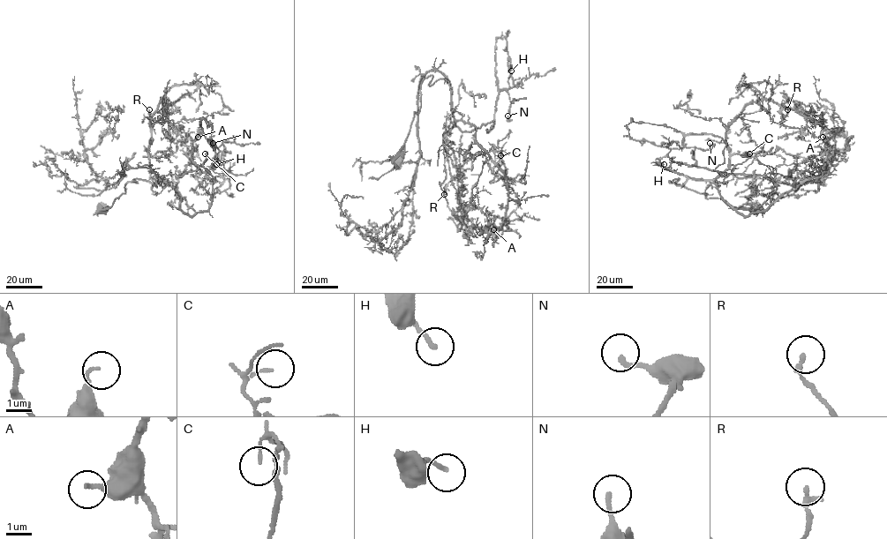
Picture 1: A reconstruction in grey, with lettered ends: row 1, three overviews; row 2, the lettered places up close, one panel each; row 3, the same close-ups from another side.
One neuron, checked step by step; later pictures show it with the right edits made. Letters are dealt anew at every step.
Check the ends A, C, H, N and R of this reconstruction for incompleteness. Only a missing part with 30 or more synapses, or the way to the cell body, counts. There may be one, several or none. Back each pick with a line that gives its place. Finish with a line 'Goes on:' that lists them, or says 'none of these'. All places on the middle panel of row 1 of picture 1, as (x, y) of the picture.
Goes on: none of these

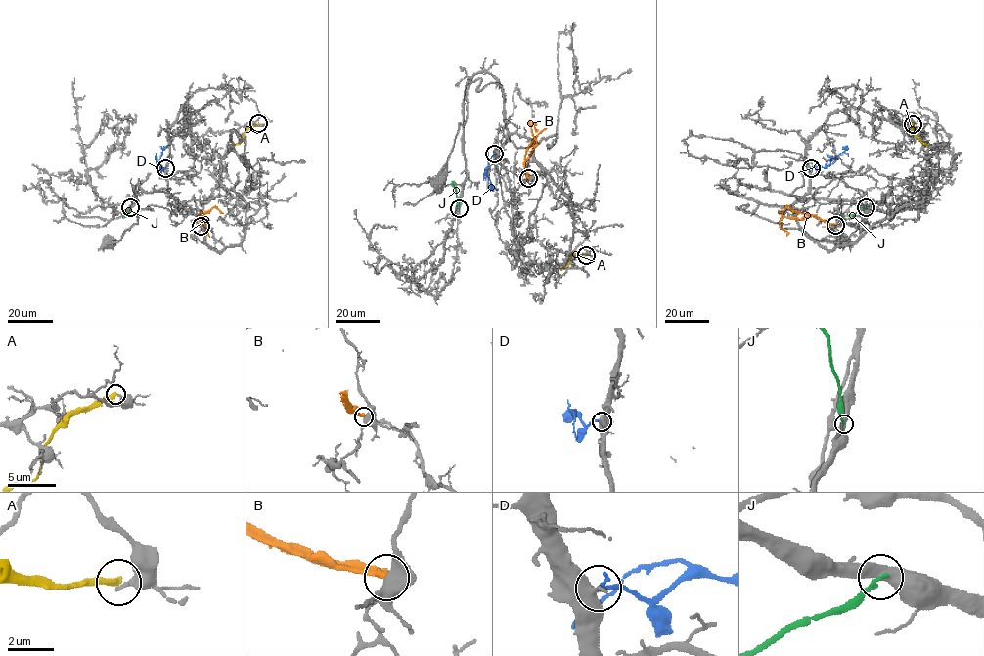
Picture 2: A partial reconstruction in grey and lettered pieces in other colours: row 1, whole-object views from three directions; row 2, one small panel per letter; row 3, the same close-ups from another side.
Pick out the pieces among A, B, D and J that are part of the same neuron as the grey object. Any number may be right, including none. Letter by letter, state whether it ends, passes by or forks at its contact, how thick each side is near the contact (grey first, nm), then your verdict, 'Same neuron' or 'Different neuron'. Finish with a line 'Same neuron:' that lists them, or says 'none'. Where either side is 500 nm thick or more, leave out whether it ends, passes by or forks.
A: It ends there. Thickness 240 nm (grey) against 320 nm. Different neuron
B: It ends there. Thickness 480 nm (grey) against 340 nm. Different neuron
D: Thickness 550 nm (grey) against 200 nm. Same neuron
J: Thickness 500 nm (grey) against 190 nm. Different neuron
Same neuron: D

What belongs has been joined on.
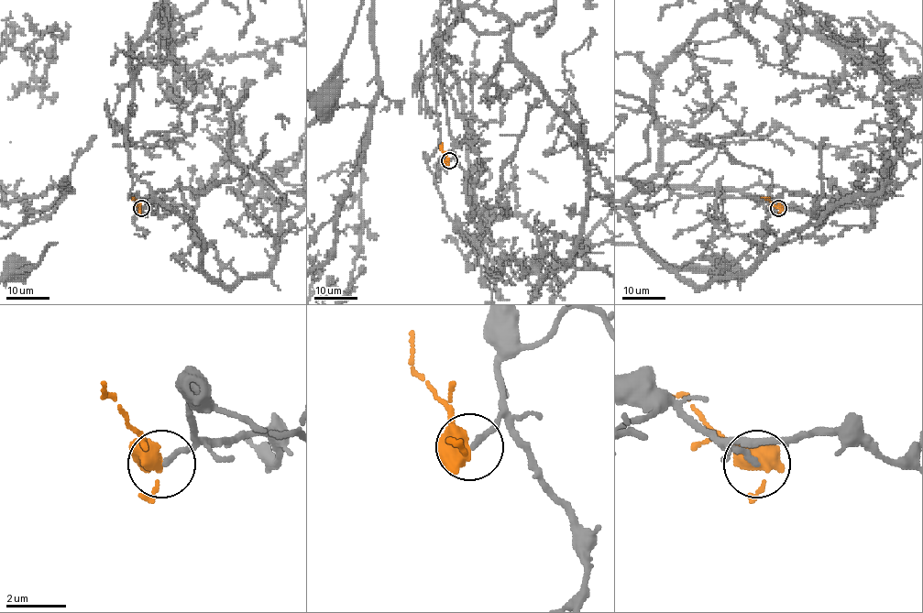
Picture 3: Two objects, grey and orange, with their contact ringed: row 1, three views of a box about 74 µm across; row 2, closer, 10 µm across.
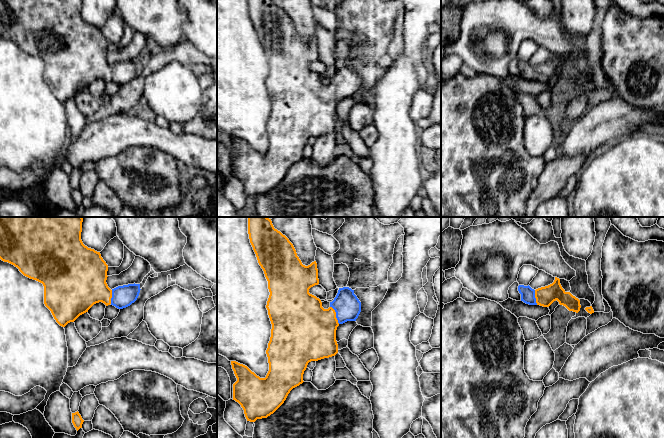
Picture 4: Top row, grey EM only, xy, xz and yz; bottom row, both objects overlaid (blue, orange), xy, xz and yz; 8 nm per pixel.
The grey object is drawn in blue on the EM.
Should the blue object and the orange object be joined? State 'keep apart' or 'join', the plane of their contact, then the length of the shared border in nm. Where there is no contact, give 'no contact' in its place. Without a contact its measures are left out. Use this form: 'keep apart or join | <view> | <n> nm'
join | xz | 160 nm

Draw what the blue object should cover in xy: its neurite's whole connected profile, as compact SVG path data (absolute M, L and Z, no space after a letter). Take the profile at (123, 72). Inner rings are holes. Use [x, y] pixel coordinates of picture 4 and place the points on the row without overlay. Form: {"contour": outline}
{"contour": "M0 0L0 35L43 60L44 80L62 103L99 78L126 84L137 76L141 66L135 59L111 66L106 59L108 41L100 28L83 20L81 8L82 0Z"}

